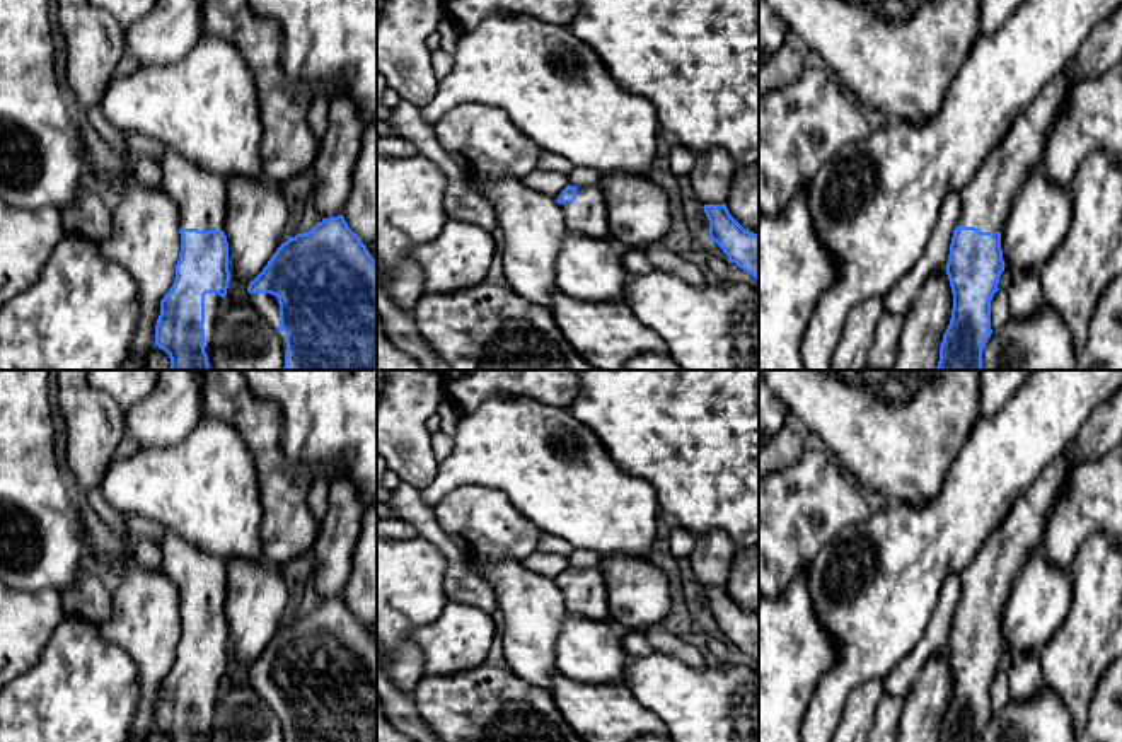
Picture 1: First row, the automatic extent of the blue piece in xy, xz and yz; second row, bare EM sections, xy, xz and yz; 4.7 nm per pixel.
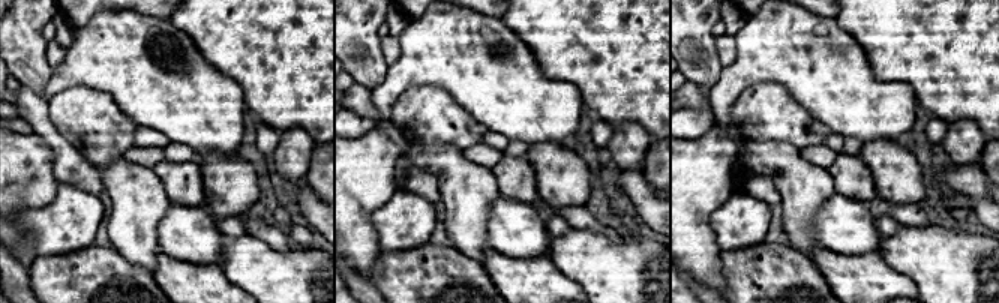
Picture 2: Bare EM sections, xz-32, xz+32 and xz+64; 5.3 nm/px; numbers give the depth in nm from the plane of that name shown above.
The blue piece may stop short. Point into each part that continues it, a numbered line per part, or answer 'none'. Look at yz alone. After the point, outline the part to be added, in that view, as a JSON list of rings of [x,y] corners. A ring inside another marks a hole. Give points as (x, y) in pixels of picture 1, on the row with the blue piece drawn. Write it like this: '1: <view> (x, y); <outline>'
1: yz (986, 200); [[[1071,65],[1016,118],[1009,133],[960,191],[957,227],[1003,232],[1016,194],[1042,157],[1044,135],[1067,97]]]

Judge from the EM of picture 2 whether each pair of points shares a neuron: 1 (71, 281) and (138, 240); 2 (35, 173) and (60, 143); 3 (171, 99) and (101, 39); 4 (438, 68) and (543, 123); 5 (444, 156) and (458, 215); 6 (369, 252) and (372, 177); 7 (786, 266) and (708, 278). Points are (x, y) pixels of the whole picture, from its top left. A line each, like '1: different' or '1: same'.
1: different
2: different
3: same
4: same
5: same
6: same
7: different

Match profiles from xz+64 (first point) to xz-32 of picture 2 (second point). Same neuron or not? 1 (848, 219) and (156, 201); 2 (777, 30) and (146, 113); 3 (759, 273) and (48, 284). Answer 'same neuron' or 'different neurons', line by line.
1: different neurons
2: same neuron
3: same neuron

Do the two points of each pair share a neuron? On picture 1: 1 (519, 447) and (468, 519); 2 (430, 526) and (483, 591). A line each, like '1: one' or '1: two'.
1: two
2: one

